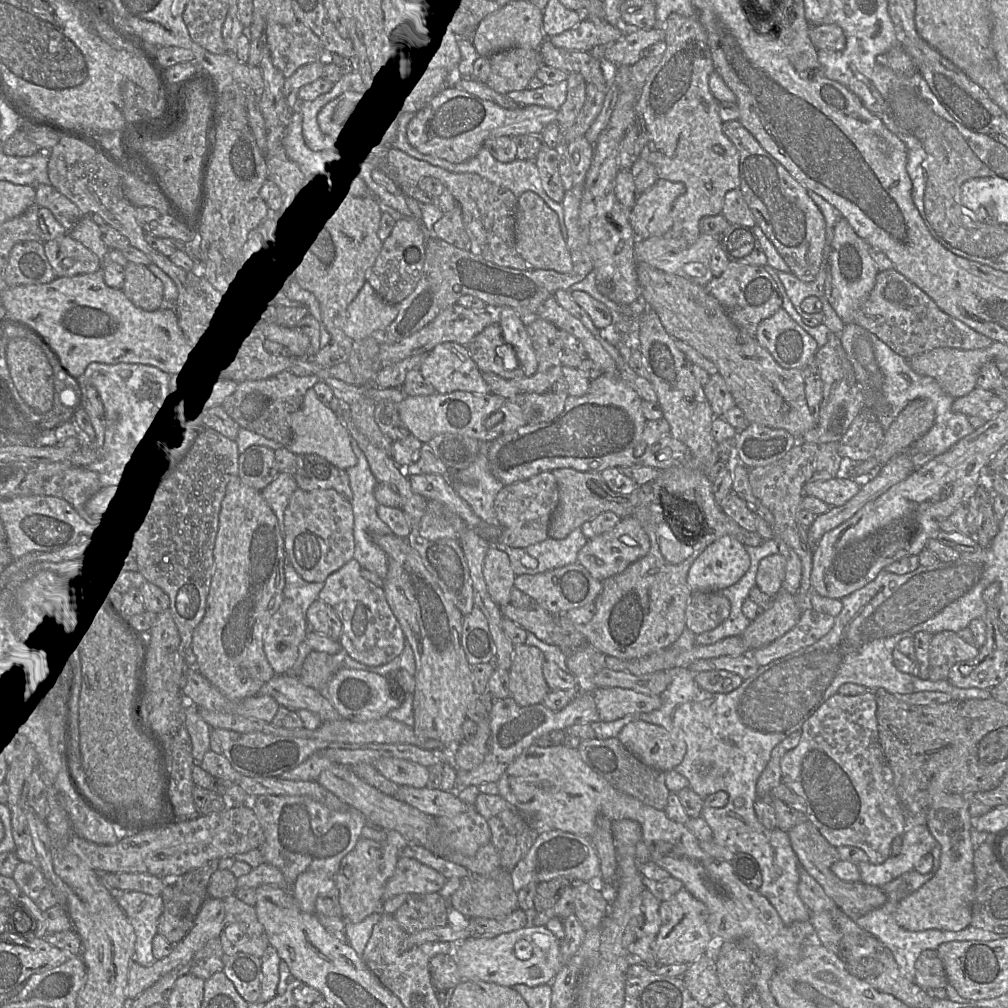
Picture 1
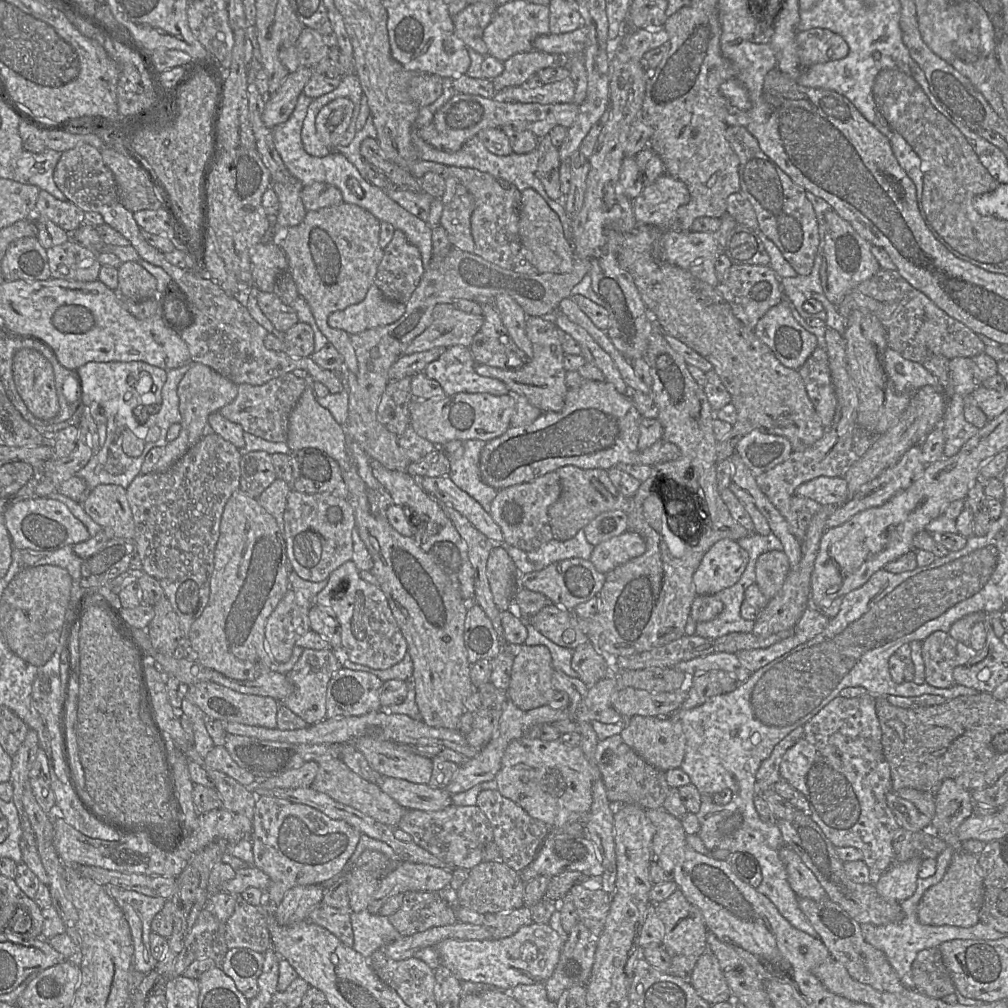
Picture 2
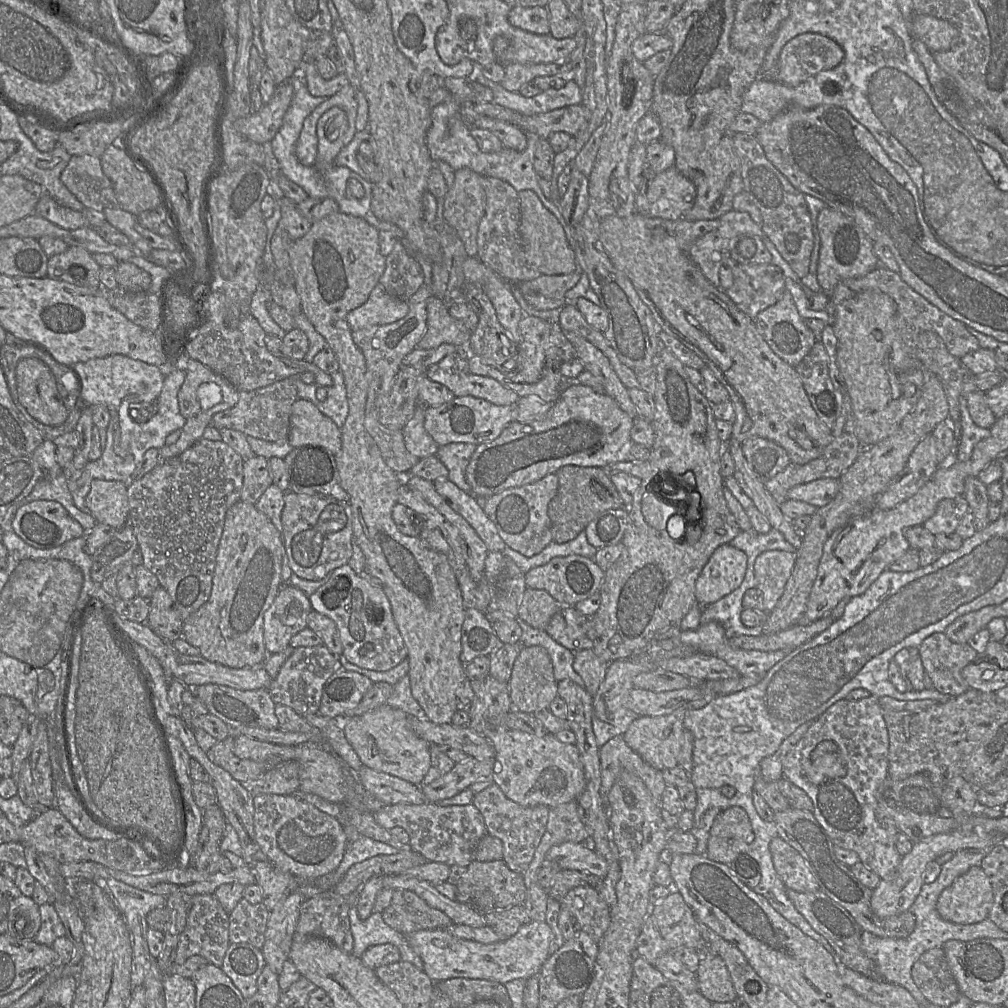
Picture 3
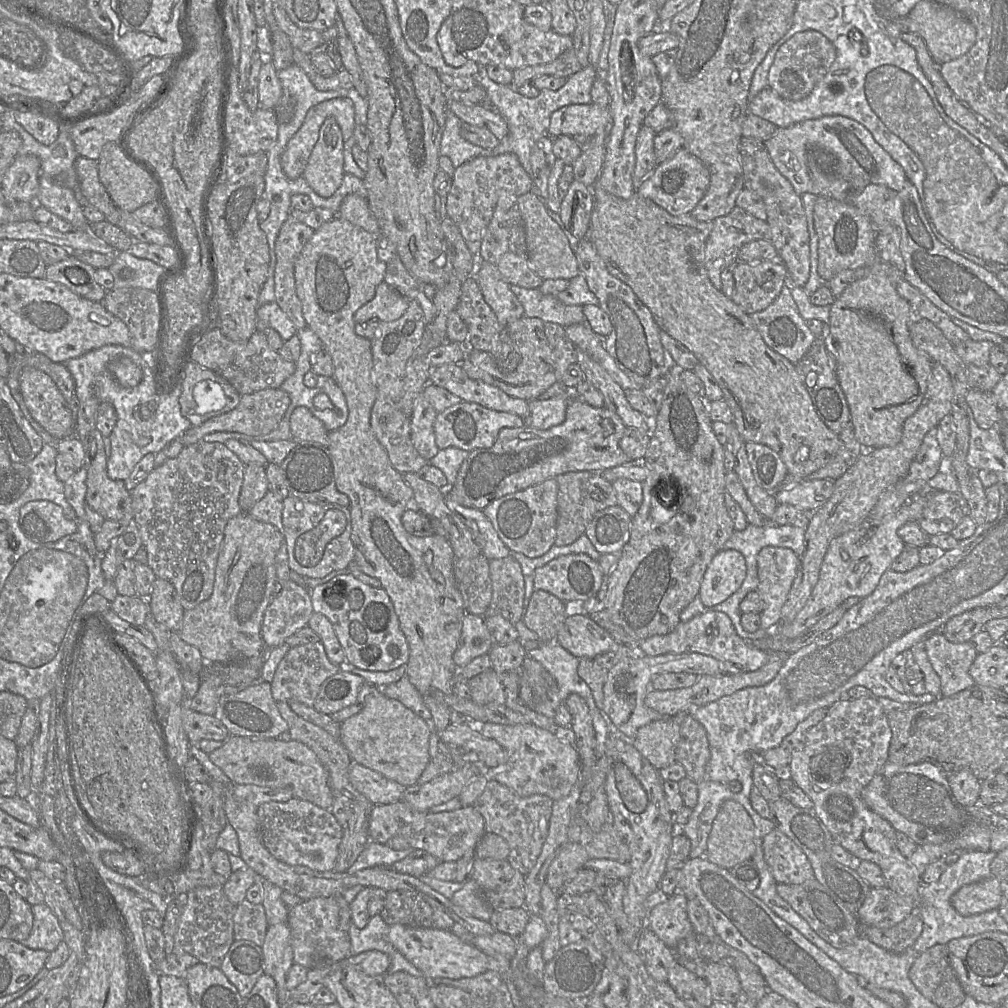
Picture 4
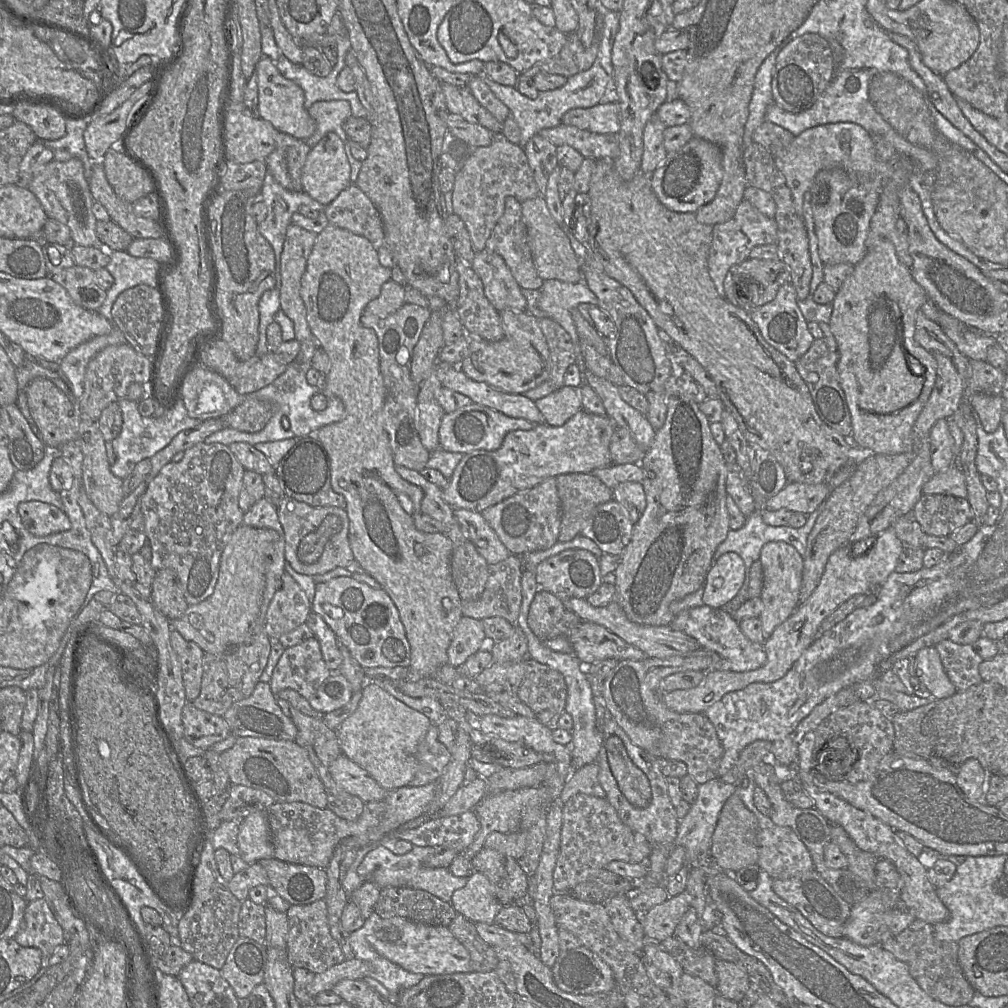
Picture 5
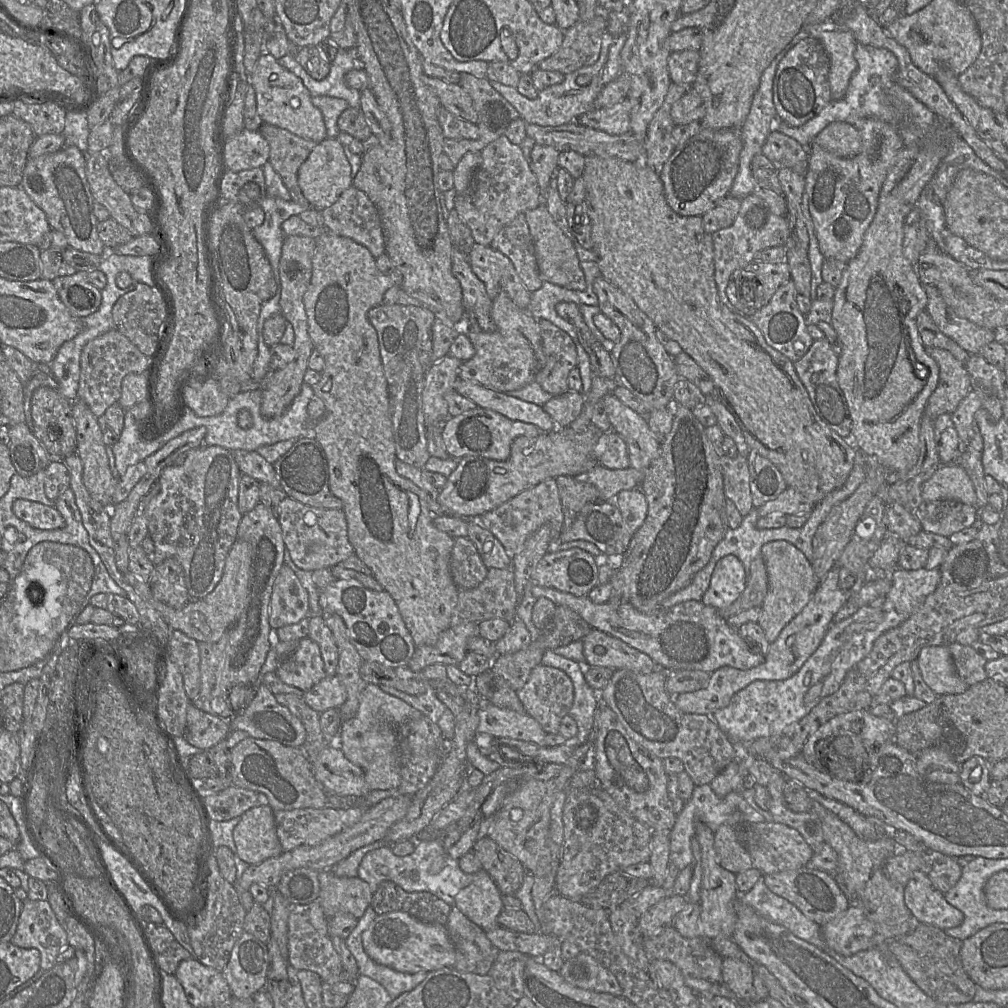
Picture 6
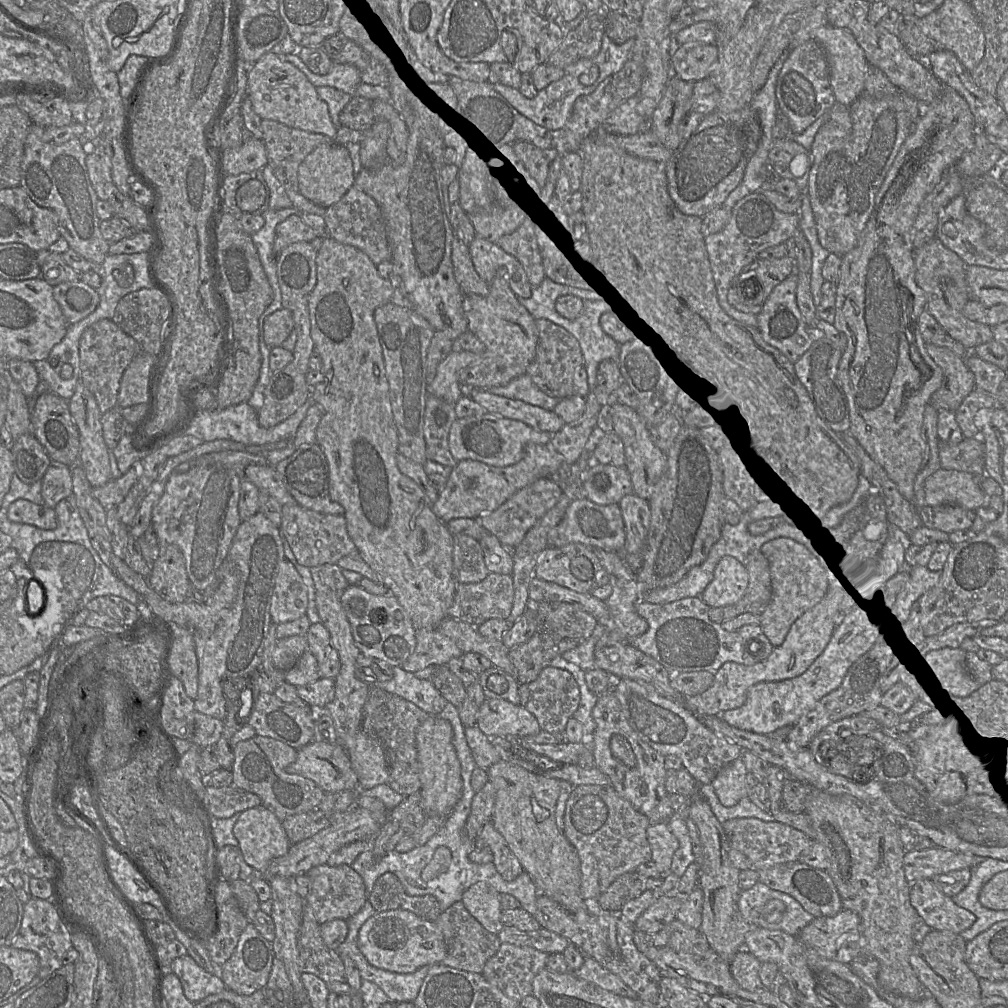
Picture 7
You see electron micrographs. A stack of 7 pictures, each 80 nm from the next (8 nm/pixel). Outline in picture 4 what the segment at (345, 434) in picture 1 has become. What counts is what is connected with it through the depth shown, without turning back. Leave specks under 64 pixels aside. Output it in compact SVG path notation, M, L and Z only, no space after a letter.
M300 406L290 417L290 431L295 442L316 442L327 446L328 431L308 408Z

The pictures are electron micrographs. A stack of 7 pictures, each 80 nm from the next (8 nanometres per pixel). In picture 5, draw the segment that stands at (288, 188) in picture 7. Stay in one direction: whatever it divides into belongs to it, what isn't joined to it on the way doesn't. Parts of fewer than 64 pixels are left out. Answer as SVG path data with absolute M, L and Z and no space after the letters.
M279 131L276 138L276 148L285 149L287 169L293 183L293 191L303 191L301 184L302 168L312 148L304 140Z

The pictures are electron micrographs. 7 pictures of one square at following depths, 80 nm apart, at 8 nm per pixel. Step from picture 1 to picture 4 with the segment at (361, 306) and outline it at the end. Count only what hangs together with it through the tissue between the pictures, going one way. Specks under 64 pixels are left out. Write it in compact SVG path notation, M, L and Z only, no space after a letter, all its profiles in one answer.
M381 282L372 300L360 307L354 314L355 323L364 323L372 319L384 322L399 319L409 306L408 298L385 282Z

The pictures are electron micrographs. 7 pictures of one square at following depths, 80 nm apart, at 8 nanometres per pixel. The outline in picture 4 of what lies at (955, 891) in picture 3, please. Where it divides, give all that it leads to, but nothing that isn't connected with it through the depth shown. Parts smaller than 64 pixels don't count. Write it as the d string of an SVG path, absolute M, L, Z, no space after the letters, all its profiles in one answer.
M993 875L987 879L962 886L950 899L951 905L962 916L981 914L998 909L1002 899L999 880Z

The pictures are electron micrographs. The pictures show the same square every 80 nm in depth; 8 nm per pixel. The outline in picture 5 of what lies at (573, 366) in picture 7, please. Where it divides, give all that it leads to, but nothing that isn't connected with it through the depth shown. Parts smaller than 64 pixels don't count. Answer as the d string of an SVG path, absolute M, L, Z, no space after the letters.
M538 320L550 352L550 373L547 381L559 389L564 386L568 367L577 362L574 344L567 331L554 320Z

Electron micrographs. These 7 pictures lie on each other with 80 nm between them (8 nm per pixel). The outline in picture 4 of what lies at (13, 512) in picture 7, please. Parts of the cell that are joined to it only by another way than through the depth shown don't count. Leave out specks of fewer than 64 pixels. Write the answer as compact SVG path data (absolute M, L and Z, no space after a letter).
M47 500L23 505L19 512L19 526L37 543L56 542L77 531L77 522L68 519L59 505Z

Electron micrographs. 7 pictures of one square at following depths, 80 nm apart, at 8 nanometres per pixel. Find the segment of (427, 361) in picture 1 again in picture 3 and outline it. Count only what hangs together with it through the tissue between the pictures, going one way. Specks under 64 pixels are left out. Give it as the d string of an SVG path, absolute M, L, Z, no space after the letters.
M457 351L429 366L425 375L447 387L455 397L473 396L497 406L517 403L519 396L490 377L472 374L468 369L466 351Z

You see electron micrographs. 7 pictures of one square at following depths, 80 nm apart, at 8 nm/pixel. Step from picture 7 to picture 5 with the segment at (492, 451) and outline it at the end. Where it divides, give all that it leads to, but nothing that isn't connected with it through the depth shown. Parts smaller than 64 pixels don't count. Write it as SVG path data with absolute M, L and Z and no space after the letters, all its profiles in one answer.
M471 403L443 416L439 427L439 447L448 452L470 453L474 450L494 451L500 448L507 433L531 430L535 424L522 418L512 418L491 408Z

